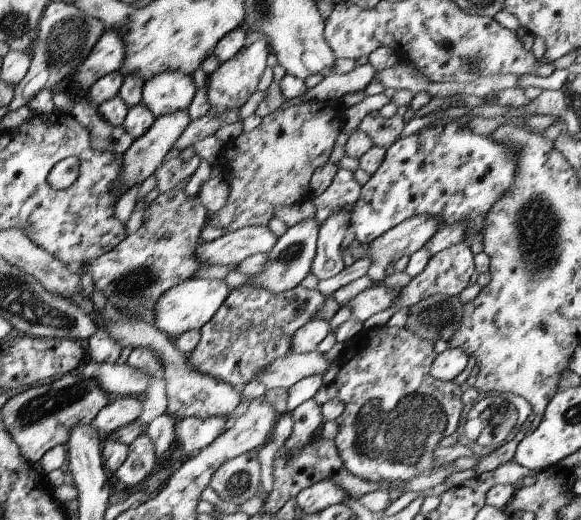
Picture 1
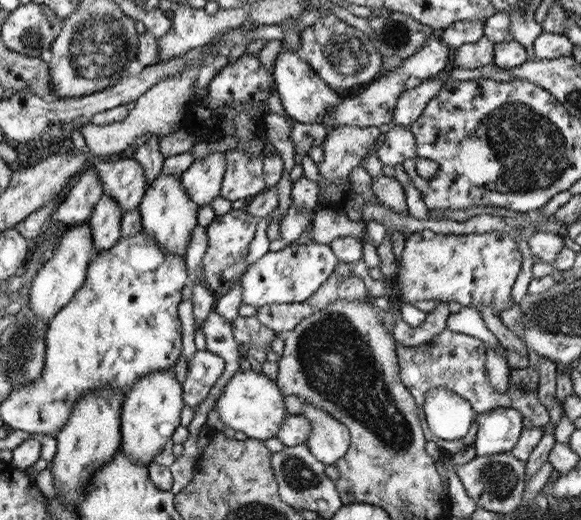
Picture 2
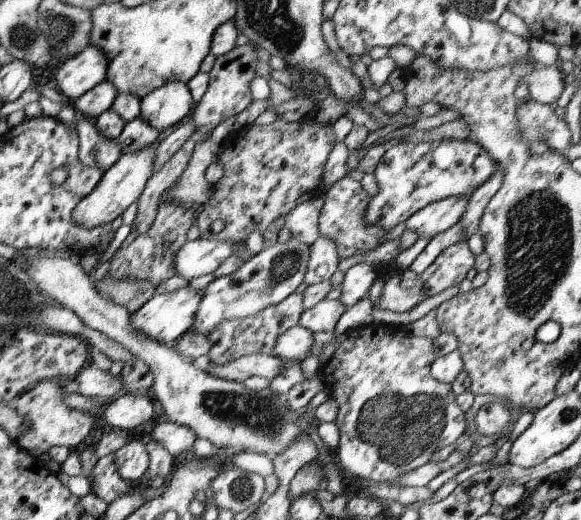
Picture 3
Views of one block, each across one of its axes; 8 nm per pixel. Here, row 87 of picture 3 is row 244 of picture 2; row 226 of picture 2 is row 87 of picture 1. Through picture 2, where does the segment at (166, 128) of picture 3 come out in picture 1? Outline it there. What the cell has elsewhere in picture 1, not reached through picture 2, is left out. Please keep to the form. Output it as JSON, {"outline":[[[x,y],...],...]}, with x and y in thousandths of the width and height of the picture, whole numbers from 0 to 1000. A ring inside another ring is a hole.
{"outline":[[[277,138],[246,158],[243,196],[270,227],[305,212],[322,212],[336,188],[332,146],[312,138]]]}

